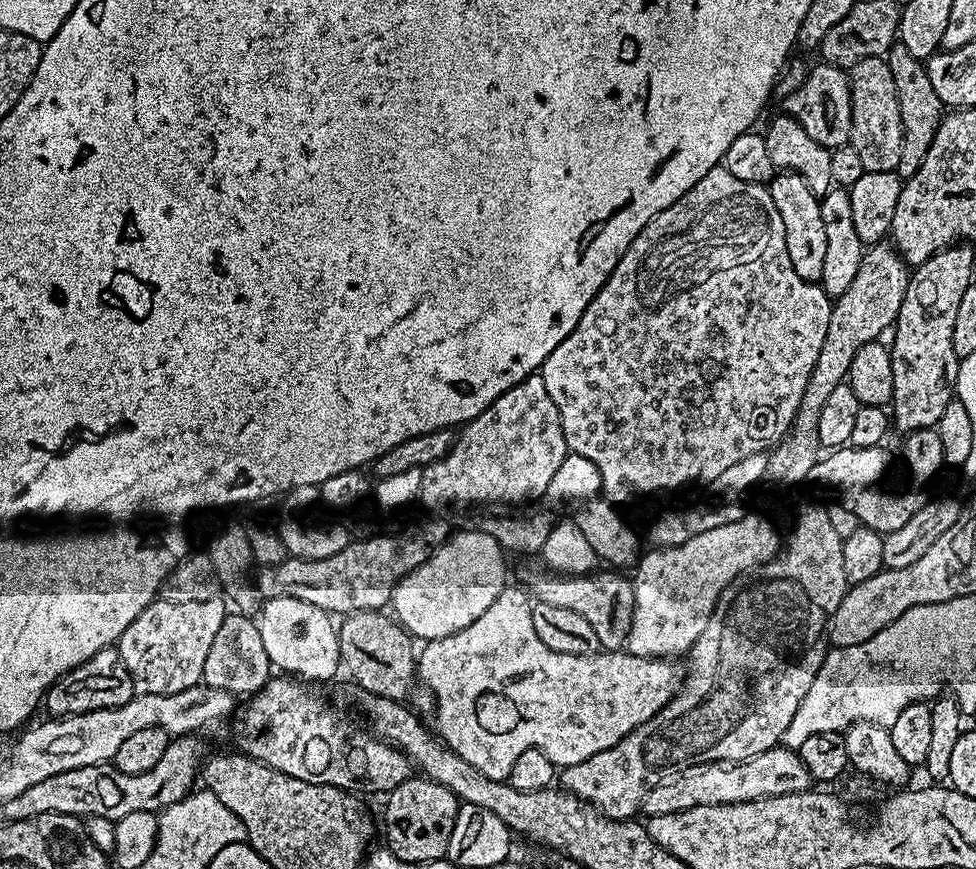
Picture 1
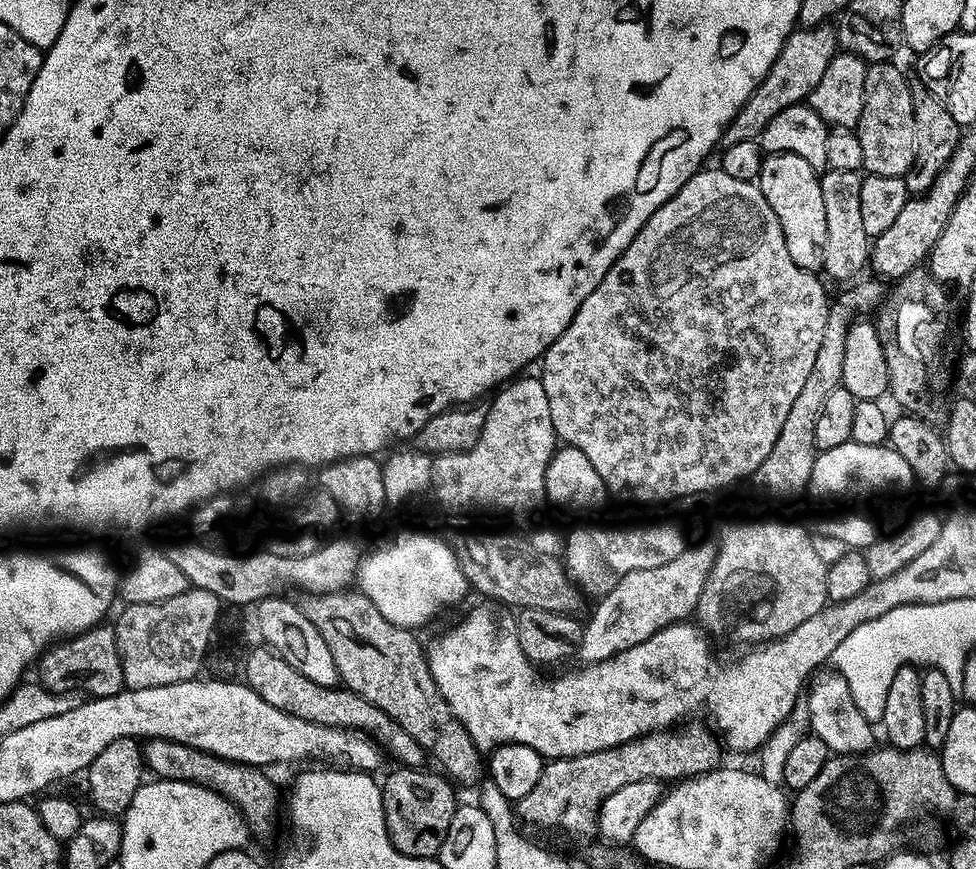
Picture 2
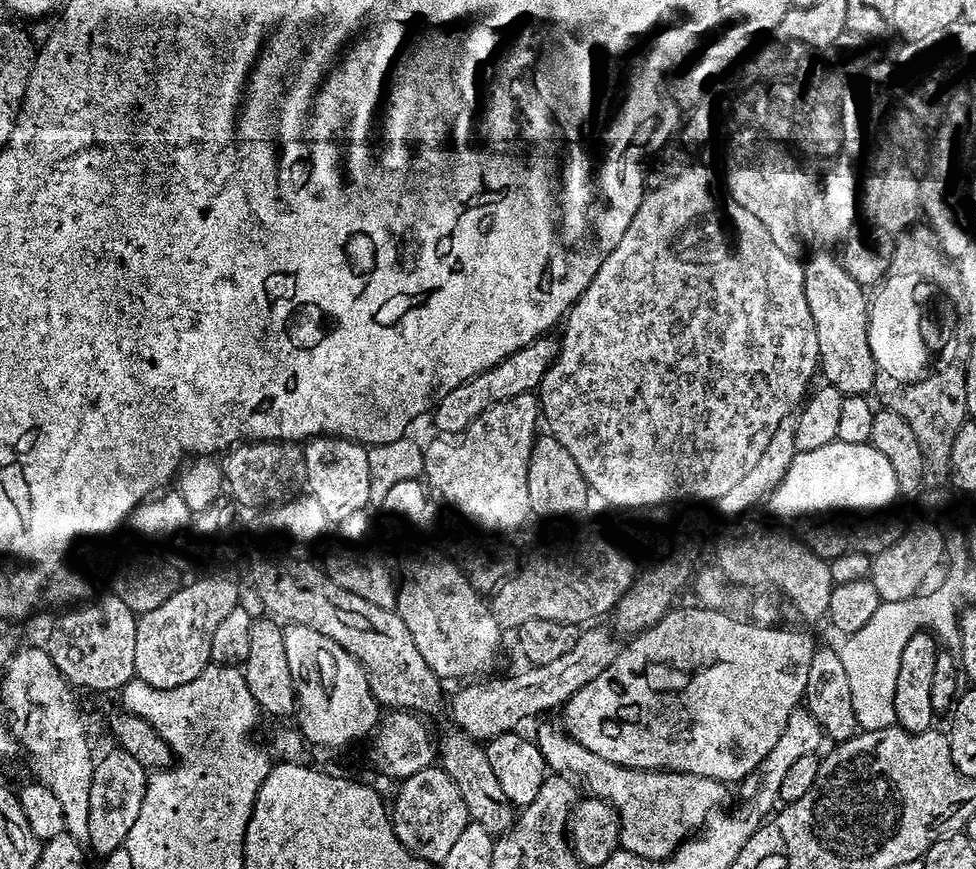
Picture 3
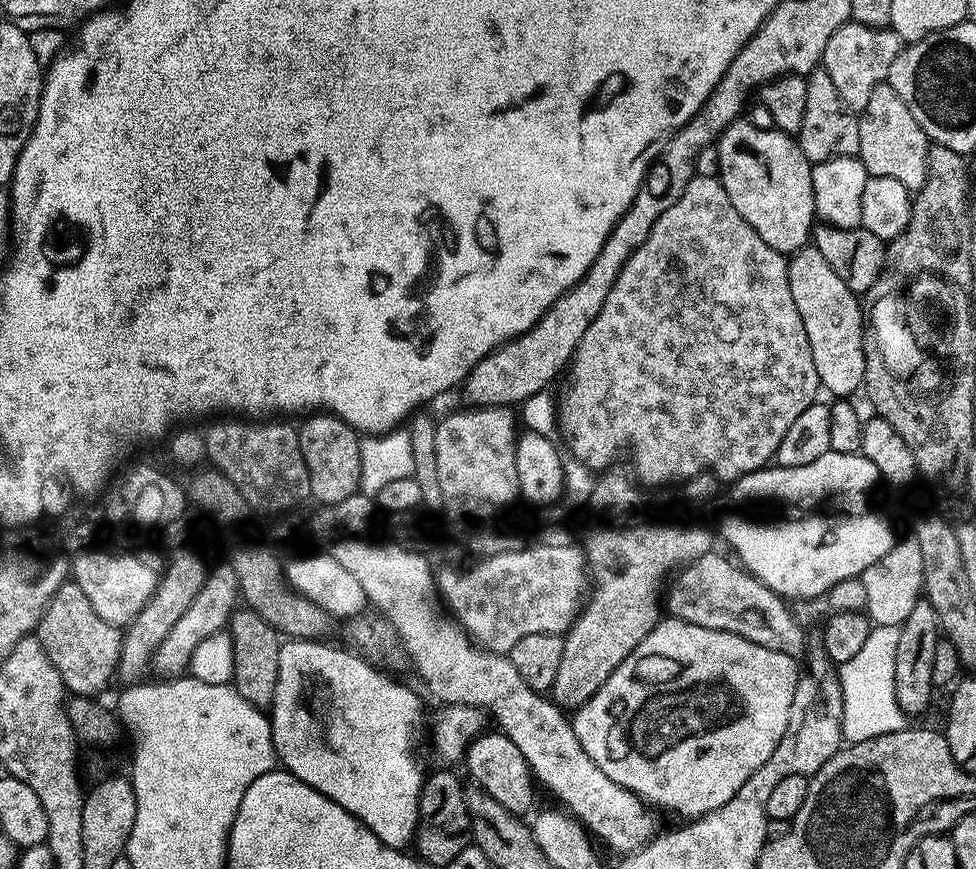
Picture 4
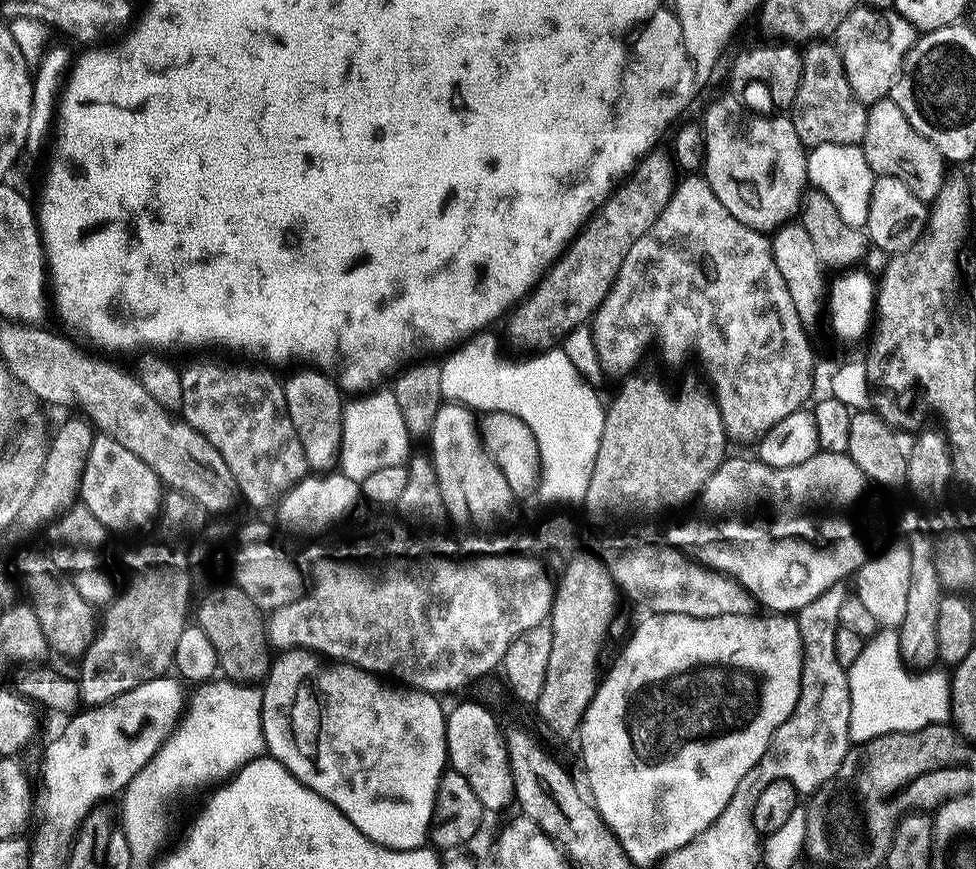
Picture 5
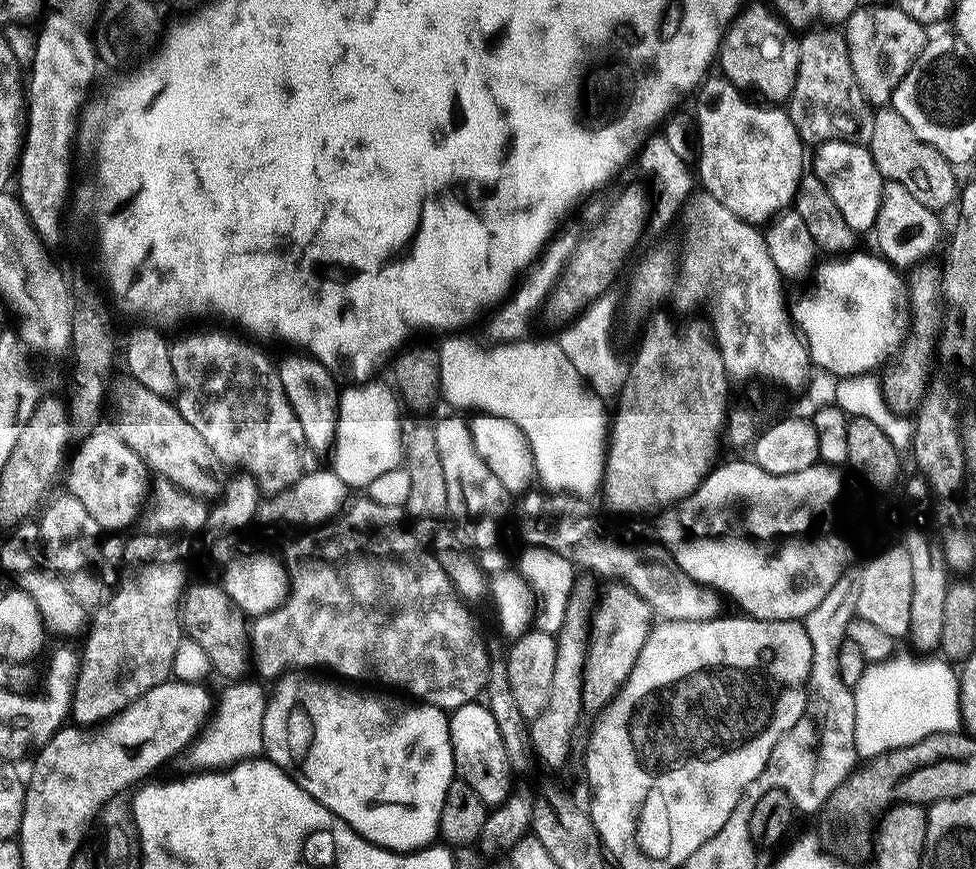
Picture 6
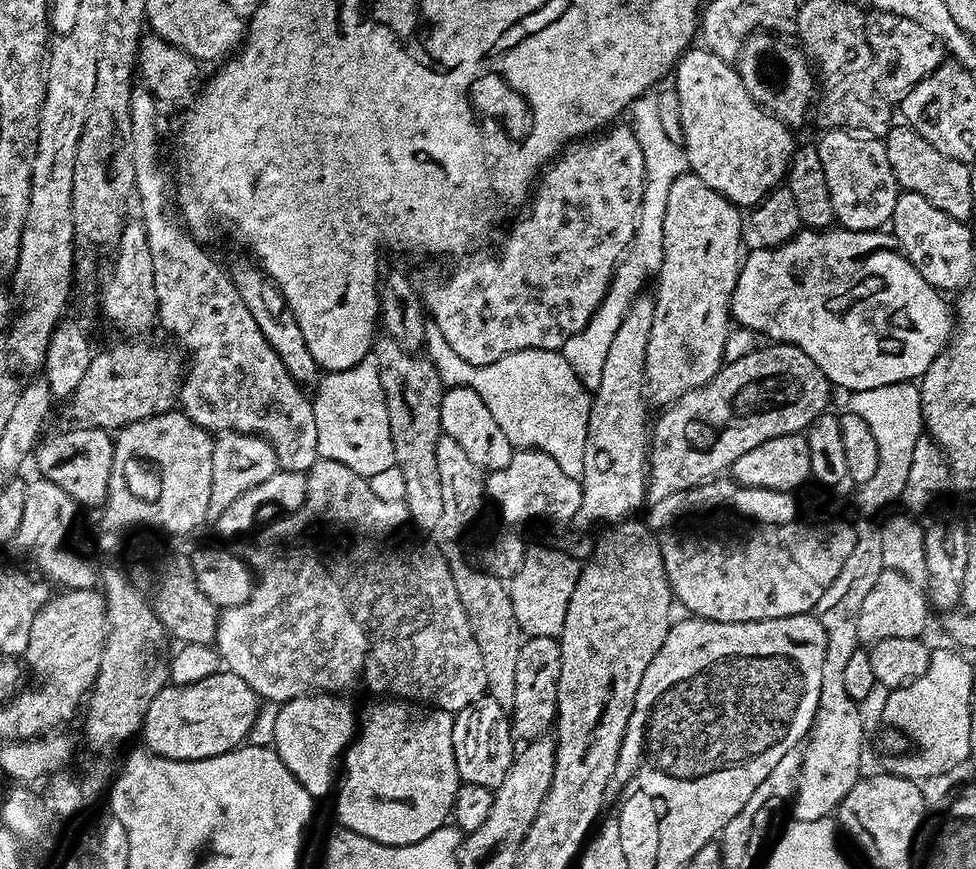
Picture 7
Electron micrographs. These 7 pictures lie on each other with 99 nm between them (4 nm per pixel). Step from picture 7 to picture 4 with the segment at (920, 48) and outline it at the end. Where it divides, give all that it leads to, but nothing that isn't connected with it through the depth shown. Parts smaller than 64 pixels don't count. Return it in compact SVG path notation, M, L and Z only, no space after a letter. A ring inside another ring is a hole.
M849 22L834 30L834 38L826 42L822 67L830 74L830 82L838 89L844 107L859 114L874 95L874 86L885 83L894 58L900 53L900 35L891 27L872 28L869 25Z

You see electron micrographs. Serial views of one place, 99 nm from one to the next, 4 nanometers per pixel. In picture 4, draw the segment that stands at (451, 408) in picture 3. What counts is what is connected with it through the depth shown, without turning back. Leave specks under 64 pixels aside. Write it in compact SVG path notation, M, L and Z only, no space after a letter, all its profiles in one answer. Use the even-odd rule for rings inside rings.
M640 188L638 194L634 194L634 202L630 202L620 221L612 228L598 258L594 258L594 262L588 267L587 274L556 299L554 306L550 306L550 310L546 310L546 314L538 318L532 331L523 332L521 336L499 344L491 354L483 356L468 371L462 385L467 403L473 407L516 406L543 393L548 388L547 384L560 371L561 375L569 367L578 342L582 340L582 334L586 334L590 322L602 308L602 302L606 300L606 294L610 294L610 286L616 281L622 266L628 261L630 254L646 240L654 222L666 210L670 210L670 206L674 206L674 202L642 200Z

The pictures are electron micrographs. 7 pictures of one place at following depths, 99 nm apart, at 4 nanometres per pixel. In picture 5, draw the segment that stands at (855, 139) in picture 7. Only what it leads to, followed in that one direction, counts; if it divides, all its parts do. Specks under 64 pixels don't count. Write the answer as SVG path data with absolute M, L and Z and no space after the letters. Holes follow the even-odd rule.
M823 144L808 152L808 182L815 191L828 199L828 204L838 210L838 218L846 226L860 230L867 225L870 214L870 194L874 190L877 175L866 162L863 147L858 144Z

